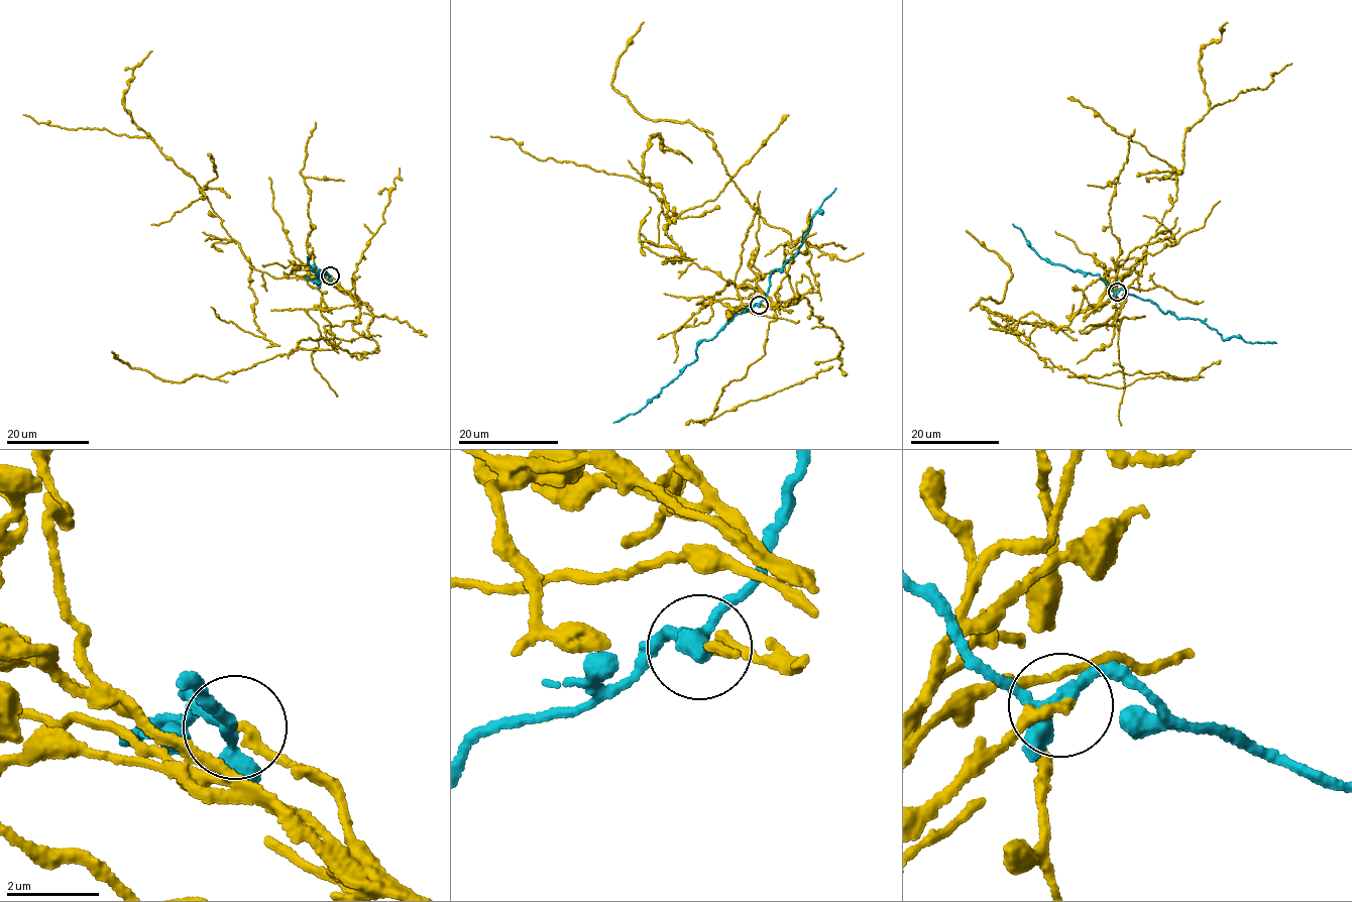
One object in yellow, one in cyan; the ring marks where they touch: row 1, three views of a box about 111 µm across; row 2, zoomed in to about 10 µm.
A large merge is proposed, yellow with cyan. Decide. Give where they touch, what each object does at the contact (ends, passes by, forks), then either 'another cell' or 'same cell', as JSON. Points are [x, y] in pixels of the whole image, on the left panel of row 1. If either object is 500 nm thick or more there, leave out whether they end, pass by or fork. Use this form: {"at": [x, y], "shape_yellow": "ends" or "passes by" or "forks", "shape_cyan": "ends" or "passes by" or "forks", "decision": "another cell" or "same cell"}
{"at": [330, 275], "shape_yellow": "ends", "shape_cyan": "forks", "decision": "another cell"}

